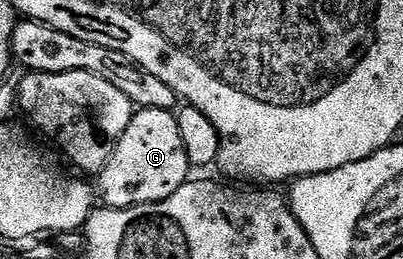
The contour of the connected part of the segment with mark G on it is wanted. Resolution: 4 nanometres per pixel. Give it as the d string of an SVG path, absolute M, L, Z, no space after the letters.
M143 107L135 110L132 121L128 121L128 129L124 129L124 137L116 145L108 165L97 176L96 187L100 199L108 207L135 207L164 201L164 197L172 197L176 189L180 189L191 178L192 168L188 161L188 153L184 153L184 140L180 137L178 116L174 111Z

